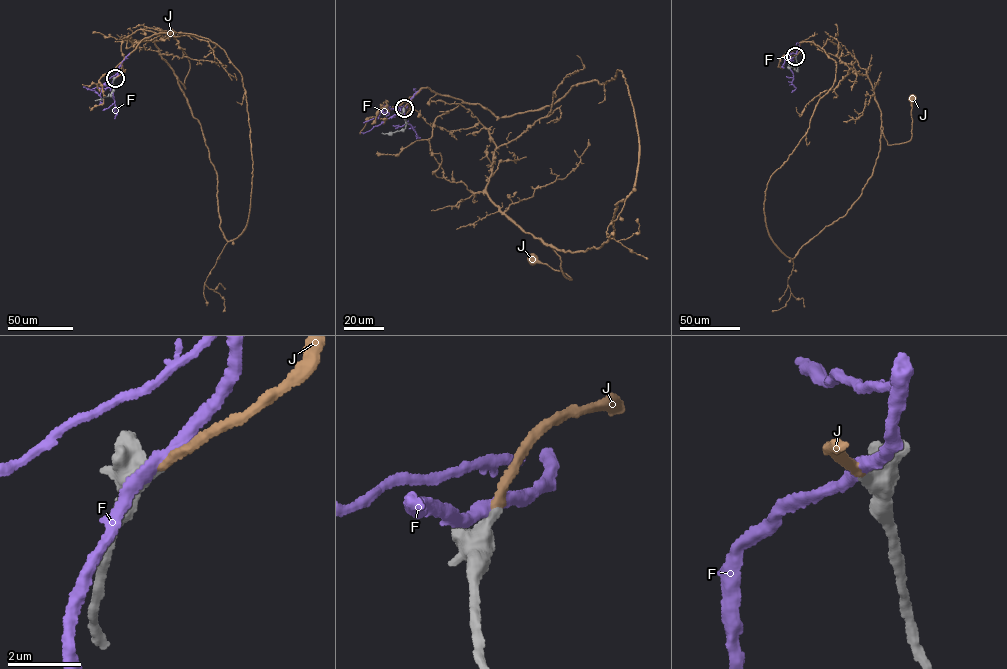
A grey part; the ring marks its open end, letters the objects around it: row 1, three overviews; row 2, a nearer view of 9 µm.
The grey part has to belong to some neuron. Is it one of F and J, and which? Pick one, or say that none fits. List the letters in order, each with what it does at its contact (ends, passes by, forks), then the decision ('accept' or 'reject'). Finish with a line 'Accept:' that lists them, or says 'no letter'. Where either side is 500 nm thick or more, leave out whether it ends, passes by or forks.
F: reject
J: it ends; accept
Accept: J

